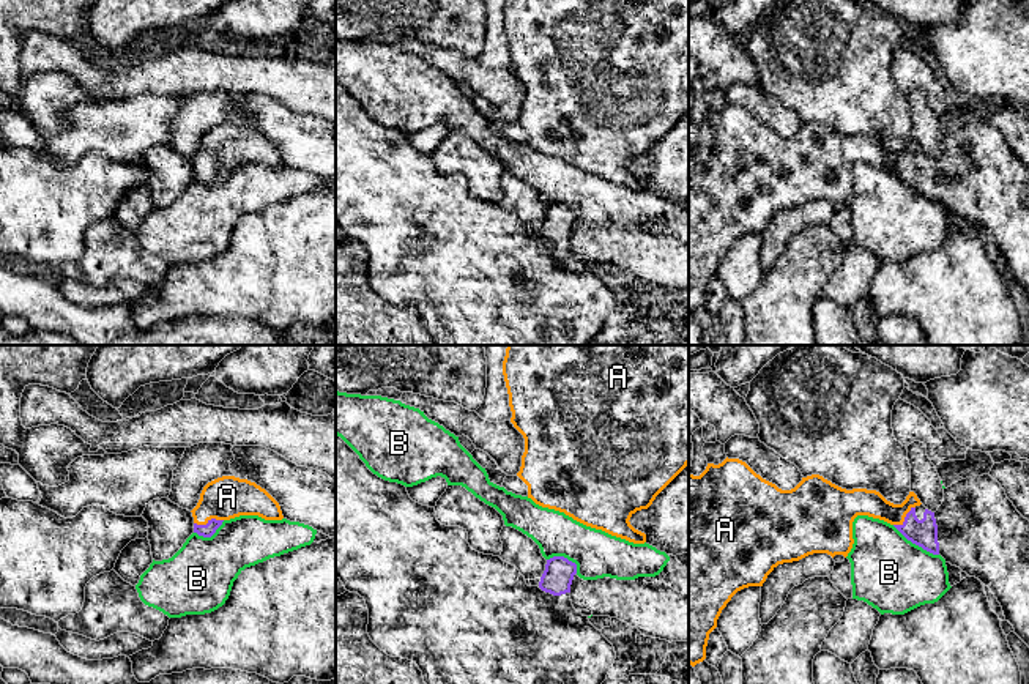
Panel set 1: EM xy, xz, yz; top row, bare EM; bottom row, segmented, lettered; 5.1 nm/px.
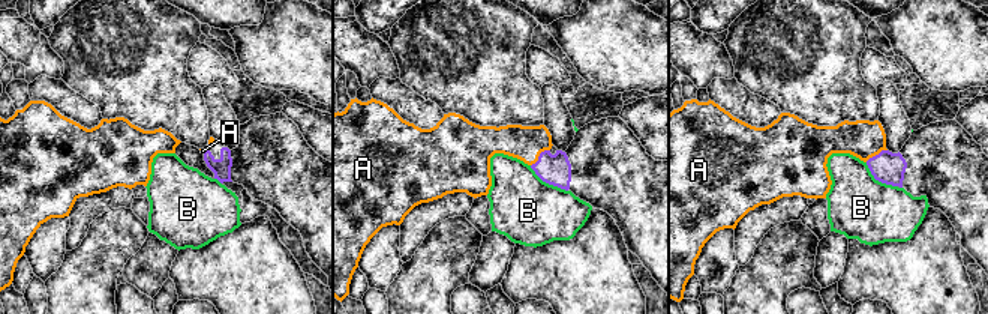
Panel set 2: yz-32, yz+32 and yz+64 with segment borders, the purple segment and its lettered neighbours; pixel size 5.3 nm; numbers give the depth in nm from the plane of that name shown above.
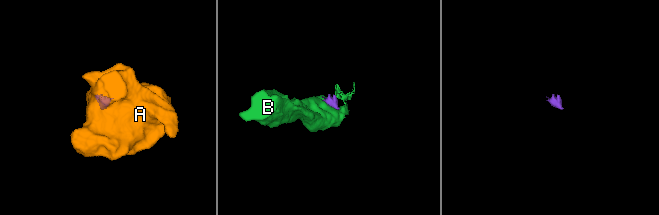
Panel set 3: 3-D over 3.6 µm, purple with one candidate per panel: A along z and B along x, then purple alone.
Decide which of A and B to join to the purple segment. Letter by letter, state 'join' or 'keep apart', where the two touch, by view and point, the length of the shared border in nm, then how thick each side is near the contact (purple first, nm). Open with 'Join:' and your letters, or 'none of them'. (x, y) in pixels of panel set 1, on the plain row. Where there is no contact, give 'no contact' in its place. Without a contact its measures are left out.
Join: A
A: join | xy (208, 167) | 150 nm | 70/220 nm
B: keep apart | yz (916, 191) | 280 nm | 140/380 nm

